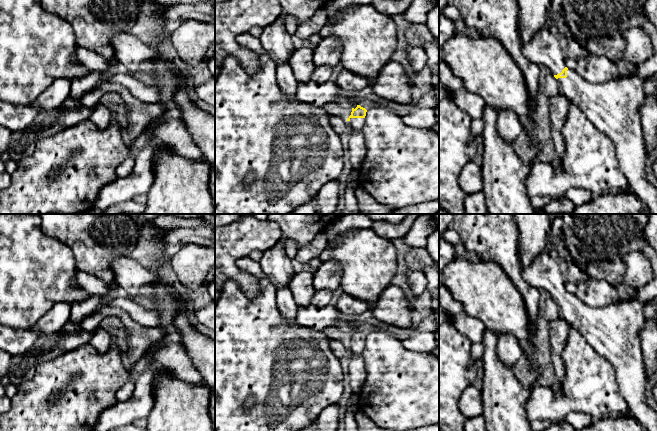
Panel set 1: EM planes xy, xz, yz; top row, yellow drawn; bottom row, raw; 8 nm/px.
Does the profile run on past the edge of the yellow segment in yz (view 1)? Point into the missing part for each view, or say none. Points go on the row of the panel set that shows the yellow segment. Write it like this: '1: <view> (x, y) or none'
1: yz (613, 107)

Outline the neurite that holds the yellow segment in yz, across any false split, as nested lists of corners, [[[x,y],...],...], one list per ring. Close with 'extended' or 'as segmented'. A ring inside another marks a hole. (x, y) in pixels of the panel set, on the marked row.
[[[545,26],[527,43],[521,40],[524,56],[537,65],[546,66],[559,83],[560,92],[574,102],[584,115],[615,145],[619,166],[626,176],[629,189],[633,191],[649,208],[651,214],[657,214],[657,188],[646,177],[646,147],[641,126],[639,109],[645,98],[644,82],[637,74],[619,76],[604,83],[590,83],[576,70],[569,70],[565,65],[565,56],[559,40]]]; extended

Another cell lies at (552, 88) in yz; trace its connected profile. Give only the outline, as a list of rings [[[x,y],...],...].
[[[552,73],[548,74],[545,79],[545,93],[550,98],[560,92],[559,83]]]

